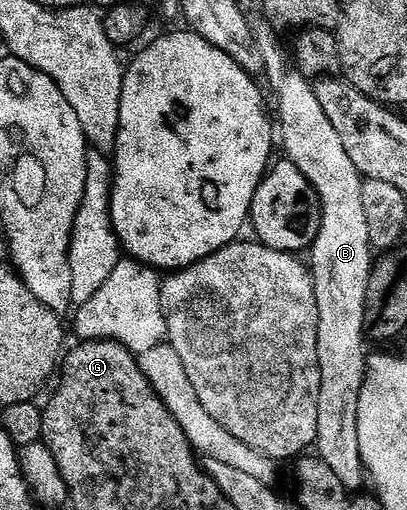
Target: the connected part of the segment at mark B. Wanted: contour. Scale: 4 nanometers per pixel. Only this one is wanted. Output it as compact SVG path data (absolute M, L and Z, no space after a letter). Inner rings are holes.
M259 16L251 23L255 43L263 57L263 74L275 93L279 105L277 130L283 133L286 161L292 162L313 184L323 205L323 223L317 240L309 251L310 271L315 279L317 312L319 313L319 340L317 350L321 364L321 393L318 397L318 457L327 463L345 488L357 492L366 483L366 466L361 456L358 439L358 401L365 383L369 339L365 333L367 293L373 265L373 249L369 225L365 216L362 188L364 177L353 168L337 128L329 124L325 108L315 95L312 79L304 76L292 59L279 47L280 35Z

